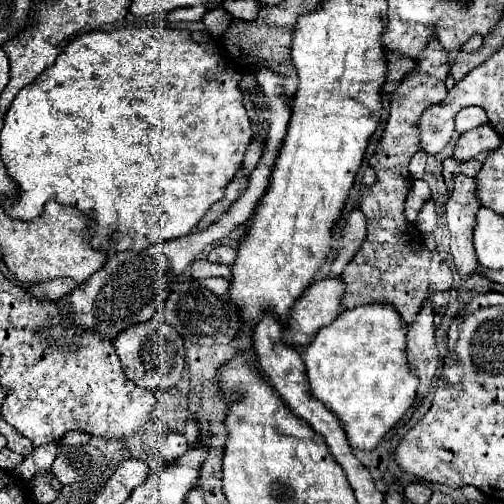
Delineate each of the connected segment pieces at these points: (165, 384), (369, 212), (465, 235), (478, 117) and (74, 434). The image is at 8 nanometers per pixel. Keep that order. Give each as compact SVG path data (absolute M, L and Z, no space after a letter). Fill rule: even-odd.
M150 319L128 327L128 331L122 331L122 335L118 335L116 341L112 343L122 361L122 369L126 377L132 379L138 387L144 387L150 391L156 391L156 389L168 391L178 383L184 369L186 355L184 355L182 339L176 335L174 327L166 325L164 321Z
M436 39L428 41L428 47L414 59L416 67L406 73L400 85L388 93L390 115L386 127L370 157L370 167L376 173L376 181L364 189L360 197L360 211L366 217L366 239L356 251L354 259L342 271L340 279L346 285L342 295L340 311L360 307L360 305L392 305L406 325L416 321L420 305L436 291L448 291L452 287L452 271L438 251L428 251L420 231L404 215L406 195L412 185L412 175L408 163L416 151L420 151L420 135L416 131L416 121L424 109L440 103L446 97L446 79L450 71L450 57Z
M458 175L454 191L446 203L446 217L450 229L450 251L458 273L468 277L476 271L476 253L472 247L472 229L480 201L476 199L476 181L466 175Z
M466 107L454 119L454 127L458 133L466 133L466 131L486 125L486 123L488 123L488 117L484 115L484 111L480 107Z
M69 431L61 439L63 445L85 445L88 443L90 435L84 431Z

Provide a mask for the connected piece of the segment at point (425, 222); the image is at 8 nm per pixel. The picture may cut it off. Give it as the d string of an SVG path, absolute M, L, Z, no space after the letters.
M428 199L424 203L424 207L420 209L418 213L418 219L416 219L416 227L424 233L424 235L430 235L434 229L436 229L436 209L434 209L434 201Z

